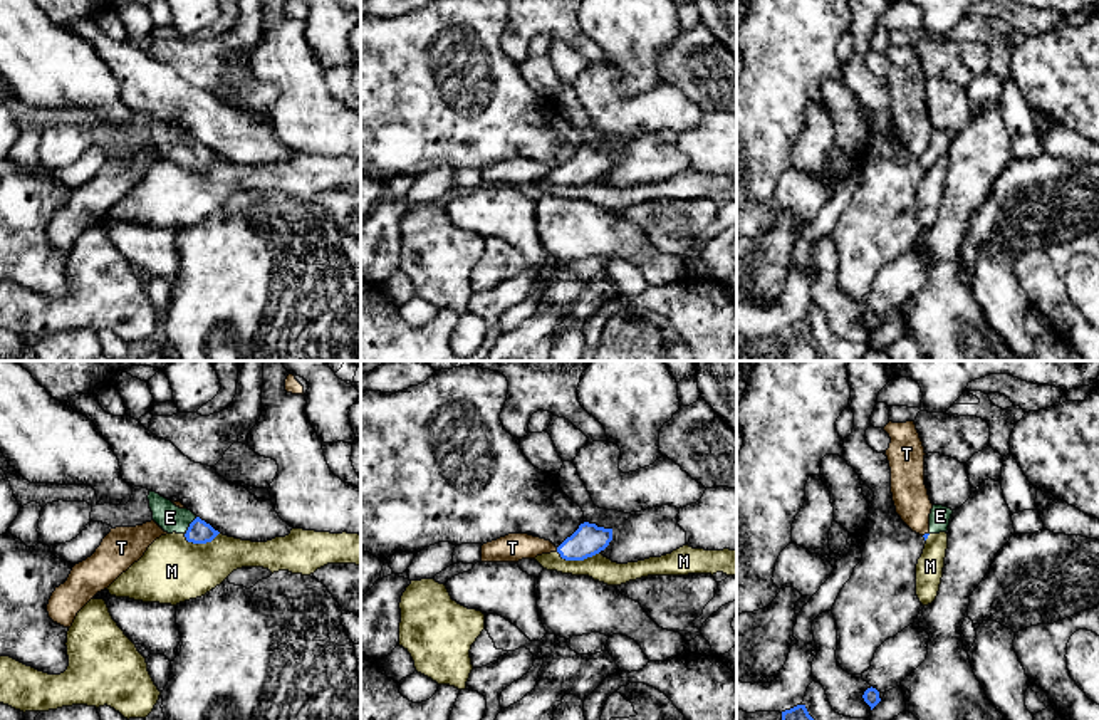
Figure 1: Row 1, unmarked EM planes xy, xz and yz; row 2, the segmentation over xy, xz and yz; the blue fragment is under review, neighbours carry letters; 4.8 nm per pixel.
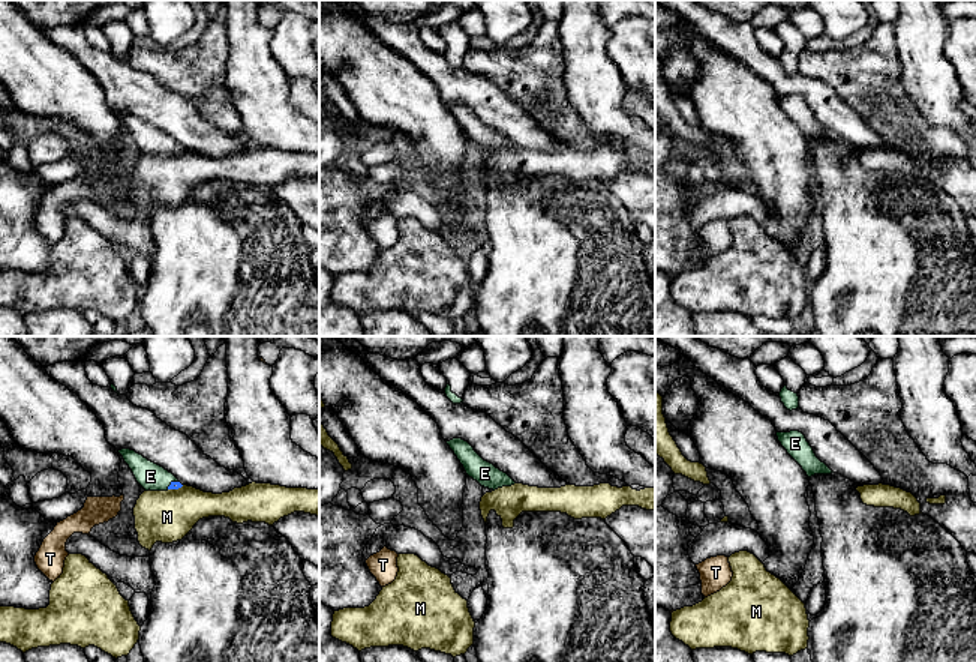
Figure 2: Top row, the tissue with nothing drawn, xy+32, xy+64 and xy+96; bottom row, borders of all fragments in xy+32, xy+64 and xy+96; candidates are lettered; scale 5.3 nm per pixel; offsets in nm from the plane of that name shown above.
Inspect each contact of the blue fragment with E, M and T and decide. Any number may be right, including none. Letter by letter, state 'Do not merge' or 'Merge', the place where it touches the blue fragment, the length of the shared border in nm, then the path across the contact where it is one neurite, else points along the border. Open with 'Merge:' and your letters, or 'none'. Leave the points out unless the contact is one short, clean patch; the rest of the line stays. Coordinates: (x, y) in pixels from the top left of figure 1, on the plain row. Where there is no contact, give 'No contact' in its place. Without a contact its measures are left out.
Merge: E
E: Merge. Touches blue at xy (190, 150). Shared border 110 nm. Path across: xy (198, 156), (190, 150), (170, 141)
M: Do not merge. Touches blue at xz (578, 183). Shared border 200 nm
T: Do not merge. Touches blue at xz (557, 173). Shared border 30 nm

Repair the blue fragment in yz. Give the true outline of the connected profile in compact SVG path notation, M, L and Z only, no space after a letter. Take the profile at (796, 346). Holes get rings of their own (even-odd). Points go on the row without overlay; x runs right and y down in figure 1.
M797 329L782 336L782 349L773 359L752 359L752 361L827 361L824 354L809 339L805 329Z

